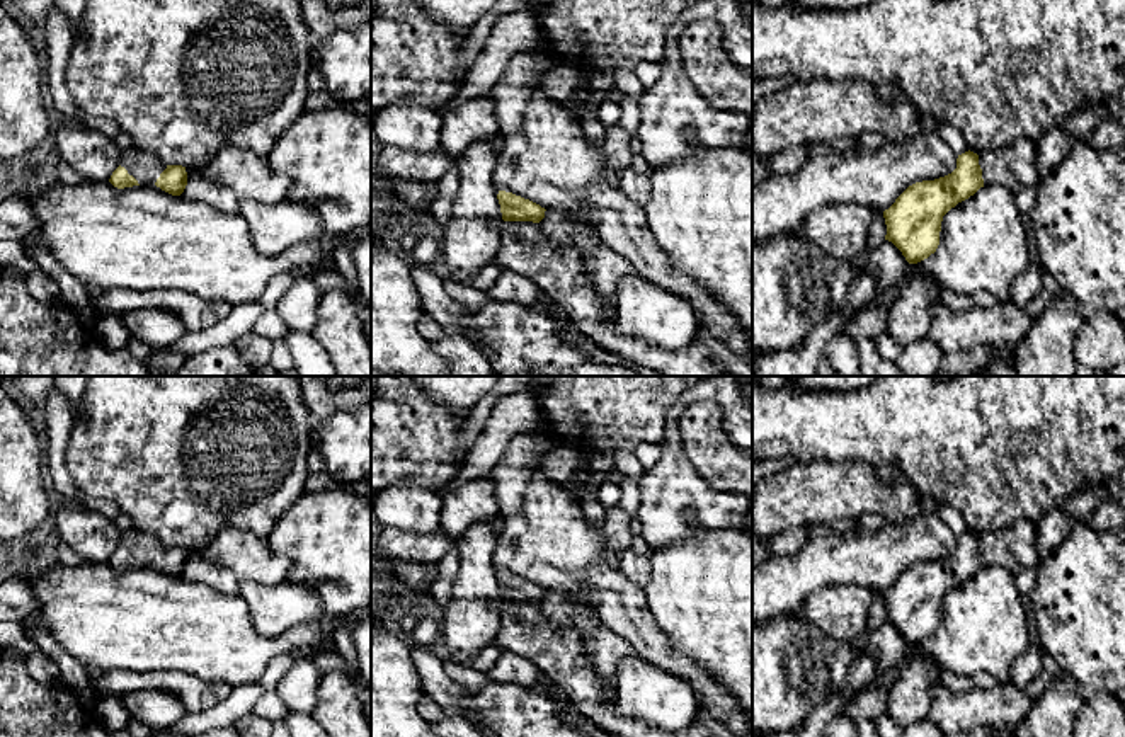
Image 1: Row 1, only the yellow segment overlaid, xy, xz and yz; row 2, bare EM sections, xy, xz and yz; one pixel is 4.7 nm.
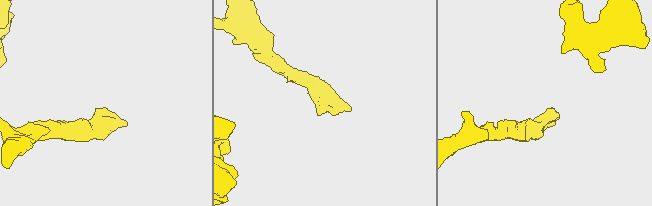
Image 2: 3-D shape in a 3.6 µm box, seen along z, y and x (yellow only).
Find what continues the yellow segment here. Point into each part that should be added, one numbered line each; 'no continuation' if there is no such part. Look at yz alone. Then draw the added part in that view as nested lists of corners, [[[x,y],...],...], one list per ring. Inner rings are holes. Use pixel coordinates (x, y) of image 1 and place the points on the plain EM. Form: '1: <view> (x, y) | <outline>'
1: yz (1015, 548) | [[[1021,519],[1009,528],[979,534],[984,567],[999,565],[1013,575],[1036,568],[1040,558],[1036,548],[1036,523]]]

